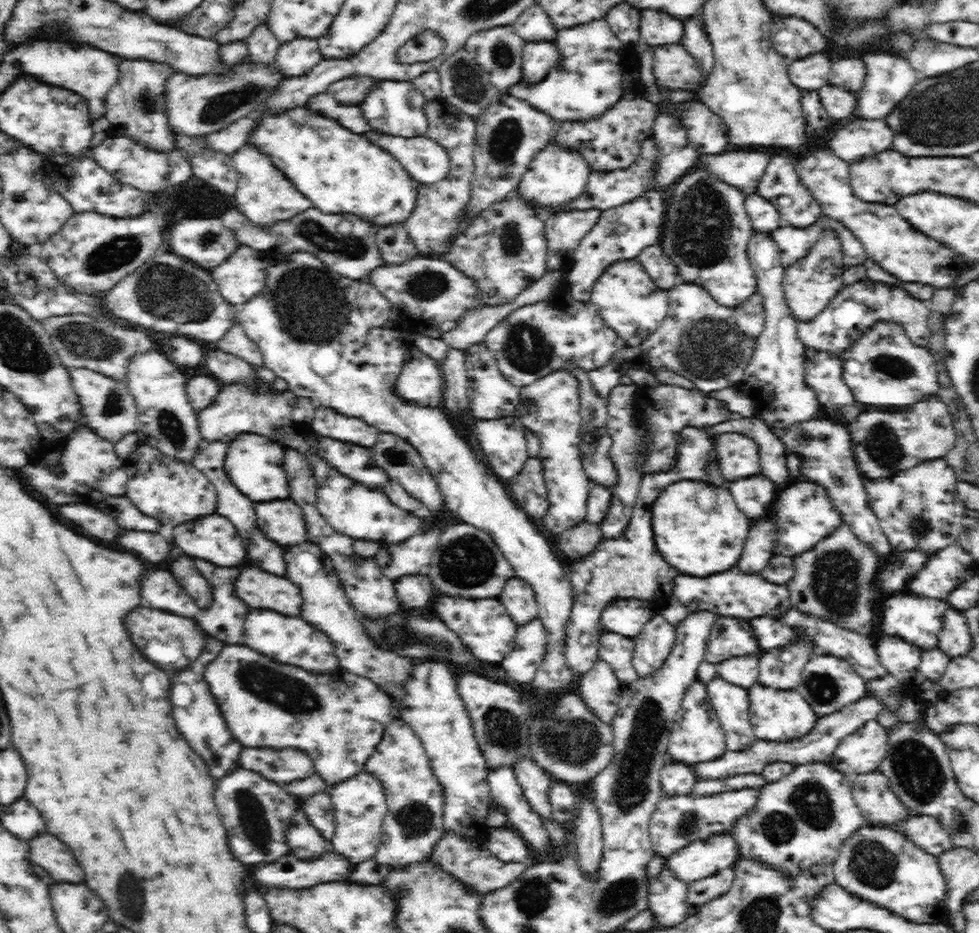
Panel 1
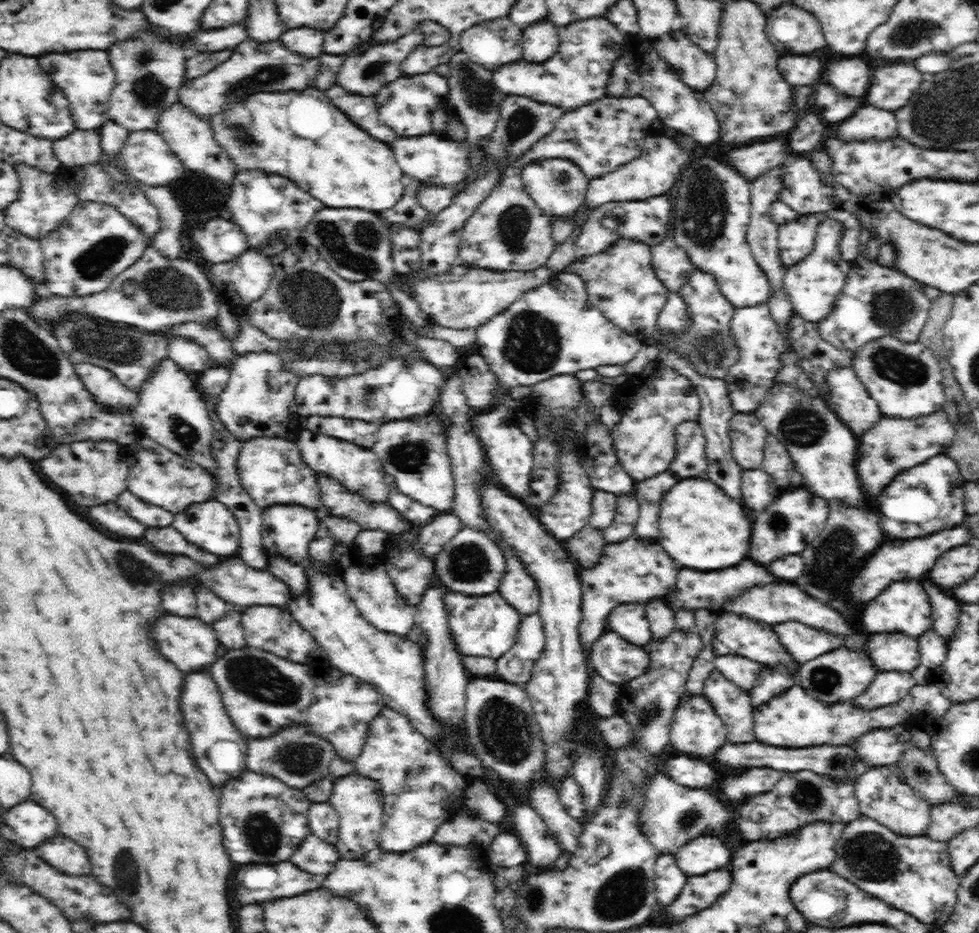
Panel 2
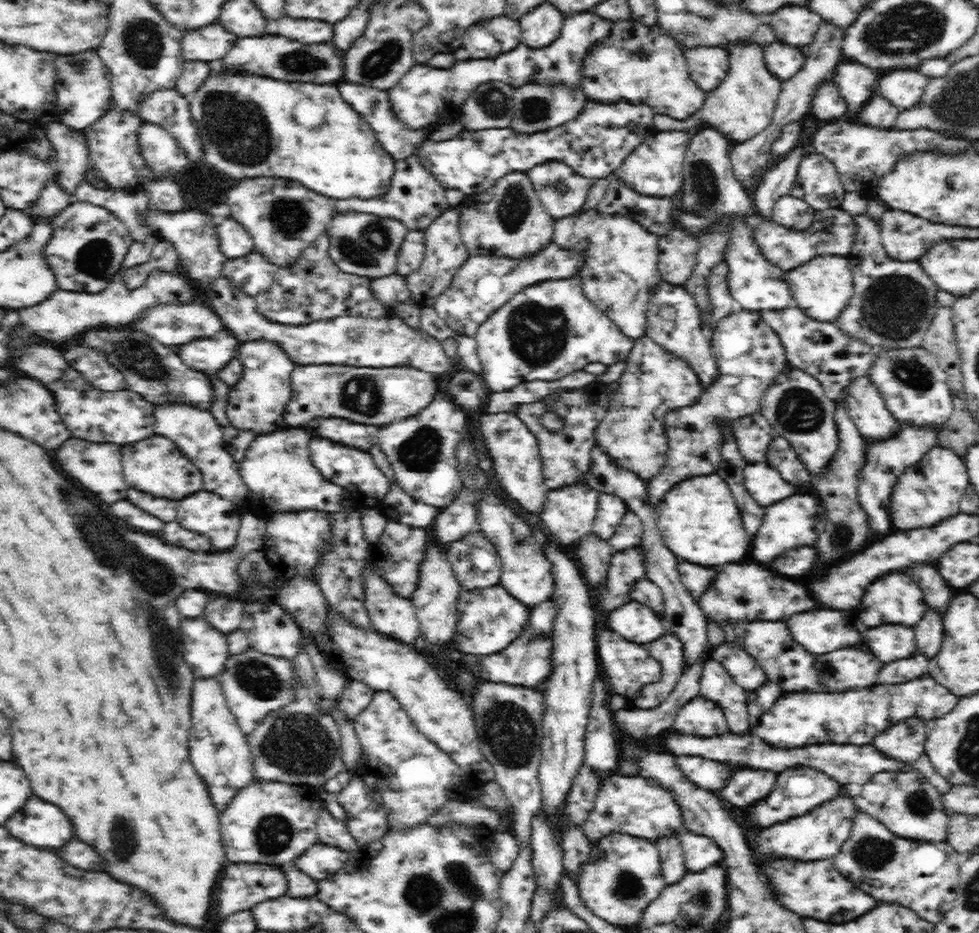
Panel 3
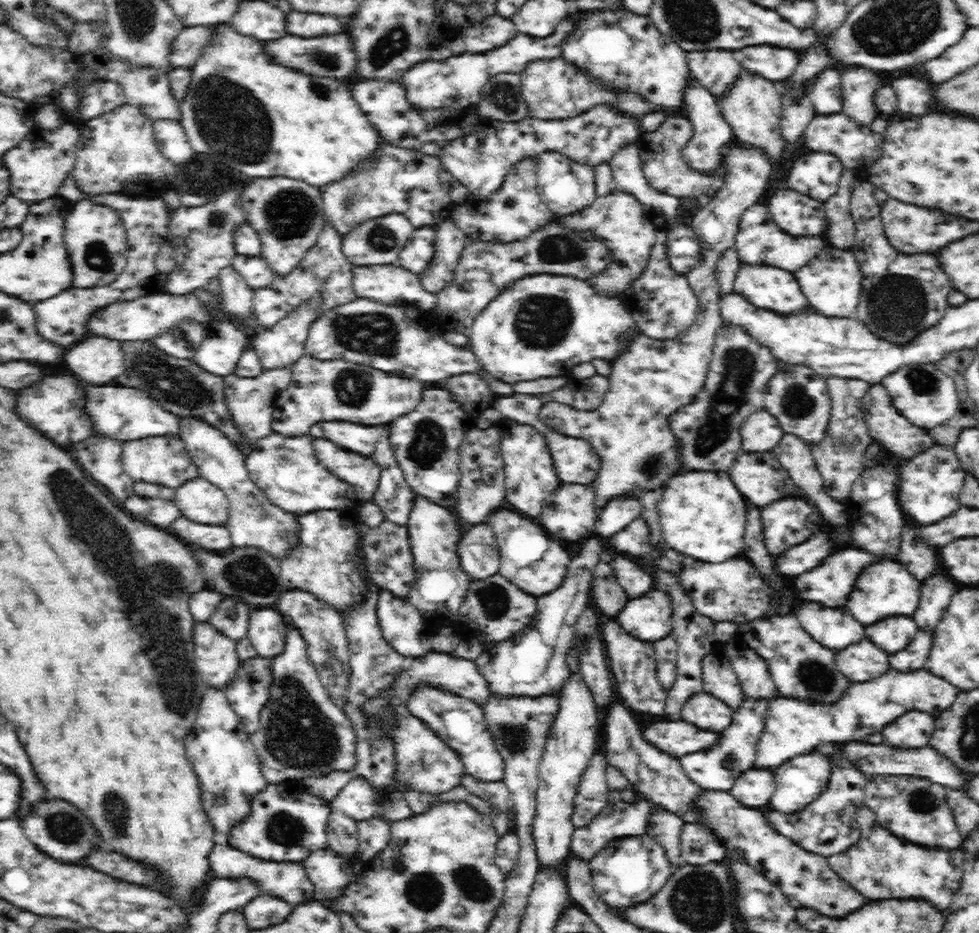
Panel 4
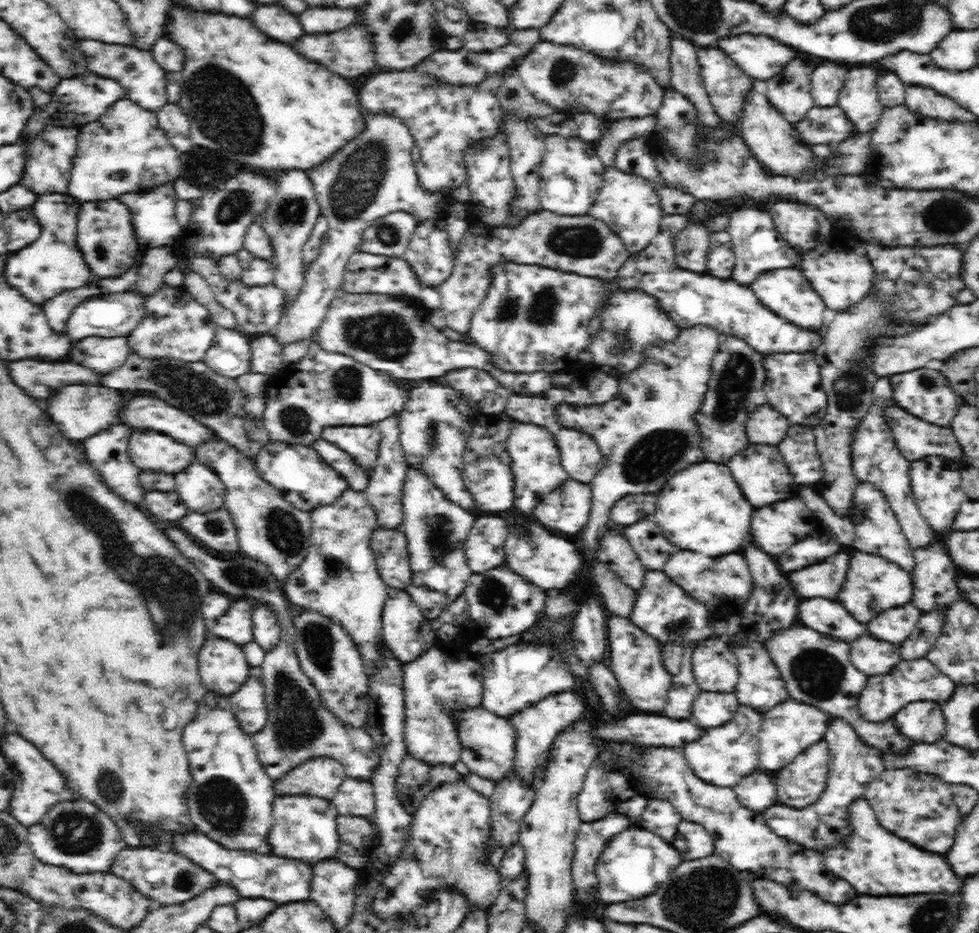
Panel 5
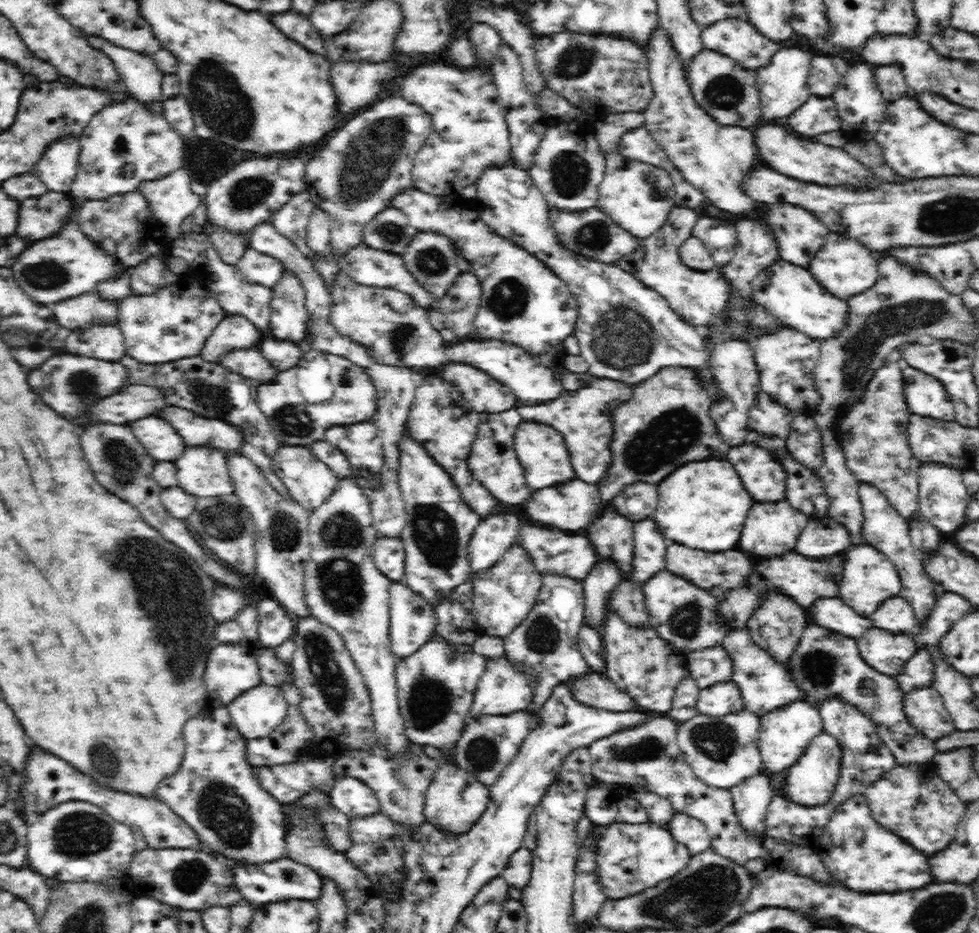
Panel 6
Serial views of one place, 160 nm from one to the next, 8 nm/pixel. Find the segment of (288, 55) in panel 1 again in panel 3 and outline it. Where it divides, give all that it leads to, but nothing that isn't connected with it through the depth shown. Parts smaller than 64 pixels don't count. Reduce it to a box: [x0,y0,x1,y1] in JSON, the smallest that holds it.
[276,15,334,43]

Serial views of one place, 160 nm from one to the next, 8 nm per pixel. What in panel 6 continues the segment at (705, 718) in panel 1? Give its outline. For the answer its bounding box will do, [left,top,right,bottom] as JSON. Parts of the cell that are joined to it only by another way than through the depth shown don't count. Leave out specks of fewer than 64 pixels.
[697,681,745,718]

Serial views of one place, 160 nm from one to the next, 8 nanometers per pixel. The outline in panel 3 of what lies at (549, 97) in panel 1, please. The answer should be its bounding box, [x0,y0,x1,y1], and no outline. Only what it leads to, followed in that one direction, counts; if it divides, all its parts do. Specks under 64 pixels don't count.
[388,12,612,130]

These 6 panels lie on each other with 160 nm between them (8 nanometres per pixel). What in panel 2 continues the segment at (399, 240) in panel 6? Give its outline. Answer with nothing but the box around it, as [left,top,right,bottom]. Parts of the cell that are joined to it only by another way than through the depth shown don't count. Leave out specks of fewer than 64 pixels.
[303,208,429,326]

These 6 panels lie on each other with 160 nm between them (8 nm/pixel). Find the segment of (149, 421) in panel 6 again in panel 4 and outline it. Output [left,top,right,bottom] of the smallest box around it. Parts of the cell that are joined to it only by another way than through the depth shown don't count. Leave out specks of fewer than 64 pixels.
[124,436,198,489]

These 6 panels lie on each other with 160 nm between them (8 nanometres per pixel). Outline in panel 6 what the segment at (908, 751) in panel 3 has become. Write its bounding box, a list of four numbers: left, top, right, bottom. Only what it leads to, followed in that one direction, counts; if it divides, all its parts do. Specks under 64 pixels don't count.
[904,685,955,742]

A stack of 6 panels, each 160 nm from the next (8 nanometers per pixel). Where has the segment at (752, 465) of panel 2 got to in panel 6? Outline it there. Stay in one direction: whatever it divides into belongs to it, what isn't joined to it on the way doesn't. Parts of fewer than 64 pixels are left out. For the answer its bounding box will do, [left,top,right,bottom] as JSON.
[747,391,795,438]

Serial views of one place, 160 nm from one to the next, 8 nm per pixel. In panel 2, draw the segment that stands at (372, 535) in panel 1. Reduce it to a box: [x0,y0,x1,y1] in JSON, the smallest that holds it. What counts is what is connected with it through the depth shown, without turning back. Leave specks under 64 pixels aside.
[319,475,413,534]

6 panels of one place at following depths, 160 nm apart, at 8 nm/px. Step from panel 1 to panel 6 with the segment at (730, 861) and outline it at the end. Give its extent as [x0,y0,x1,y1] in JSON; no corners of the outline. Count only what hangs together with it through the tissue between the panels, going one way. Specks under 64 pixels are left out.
[667,812,712,856]

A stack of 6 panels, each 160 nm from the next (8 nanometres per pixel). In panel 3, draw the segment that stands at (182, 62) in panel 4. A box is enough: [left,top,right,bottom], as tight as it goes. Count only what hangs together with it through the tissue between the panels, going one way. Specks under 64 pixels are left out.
[180,22,237,62]

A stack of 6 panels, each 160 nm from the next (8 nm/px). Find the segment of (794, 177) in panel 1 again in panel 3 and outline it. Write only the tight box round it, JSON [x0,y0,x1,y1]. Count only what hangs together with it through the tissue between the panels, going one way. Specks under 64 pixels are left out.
[789,152,846,212]

